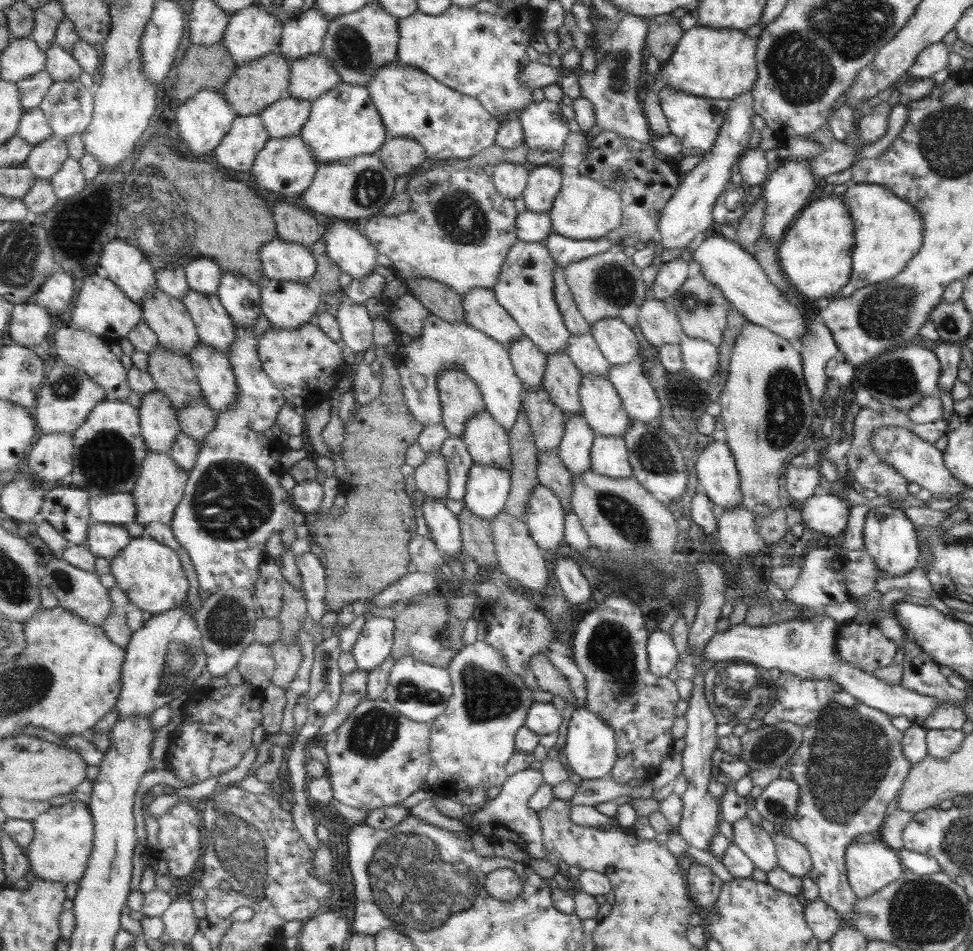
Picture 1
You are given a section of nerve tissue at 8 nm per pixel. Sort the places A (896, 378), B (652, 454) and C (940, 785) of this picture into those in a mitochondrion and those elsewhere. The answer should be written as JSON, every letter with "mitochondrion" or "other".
{"A":"mitochondrion","B":"mitochondrion","C":"other"}

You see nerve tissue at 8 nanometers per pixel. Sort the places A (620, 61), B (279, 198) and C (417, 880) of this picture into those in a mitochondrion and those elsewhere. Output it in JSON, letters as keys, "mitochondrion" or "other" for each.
{"A":"mitochondrion","B":"other","C":"mitochondrion"}

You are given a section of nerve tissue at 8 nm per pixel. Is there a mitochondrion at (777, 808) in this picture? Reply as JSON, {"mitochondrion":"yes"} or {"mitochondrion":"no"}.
{"mitochondrion":"yes"}

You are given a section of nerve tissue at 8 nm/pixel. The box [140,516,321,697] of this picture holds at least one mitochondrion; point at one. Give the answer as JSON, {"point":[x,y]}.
{"point":[228,623]}

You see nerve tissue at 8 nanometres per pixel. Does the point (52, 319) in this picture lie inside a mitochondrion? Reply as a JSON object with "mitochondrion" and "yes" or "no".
{"mitochondrion":"no"}

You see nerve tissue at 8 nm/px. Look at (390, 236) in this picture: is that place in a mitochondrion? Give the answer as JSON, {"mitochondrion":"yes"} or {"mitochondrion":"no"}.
{"mitochondrion":"no"}

